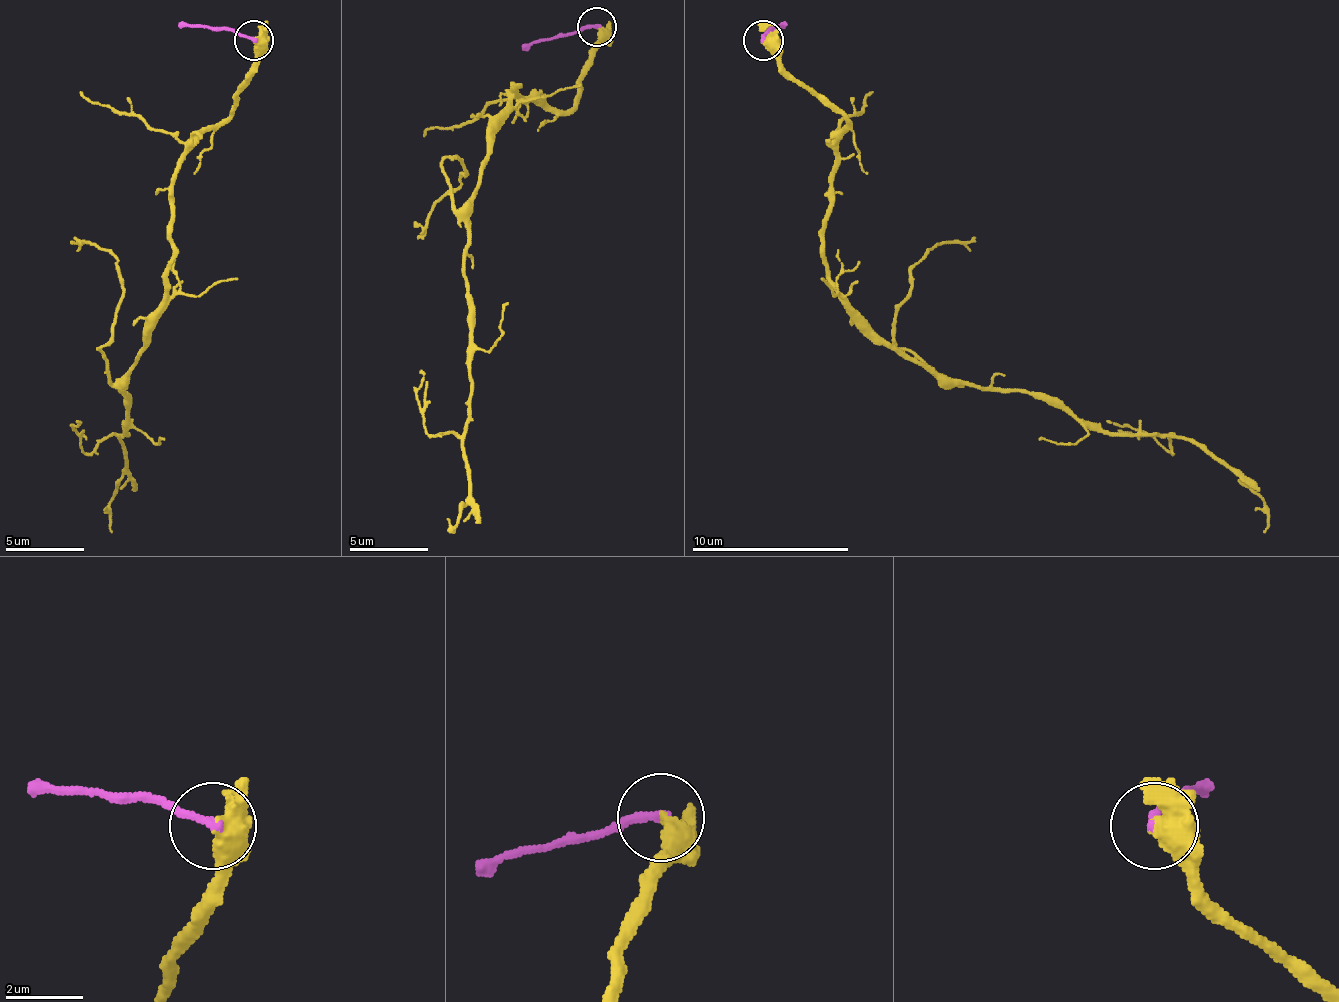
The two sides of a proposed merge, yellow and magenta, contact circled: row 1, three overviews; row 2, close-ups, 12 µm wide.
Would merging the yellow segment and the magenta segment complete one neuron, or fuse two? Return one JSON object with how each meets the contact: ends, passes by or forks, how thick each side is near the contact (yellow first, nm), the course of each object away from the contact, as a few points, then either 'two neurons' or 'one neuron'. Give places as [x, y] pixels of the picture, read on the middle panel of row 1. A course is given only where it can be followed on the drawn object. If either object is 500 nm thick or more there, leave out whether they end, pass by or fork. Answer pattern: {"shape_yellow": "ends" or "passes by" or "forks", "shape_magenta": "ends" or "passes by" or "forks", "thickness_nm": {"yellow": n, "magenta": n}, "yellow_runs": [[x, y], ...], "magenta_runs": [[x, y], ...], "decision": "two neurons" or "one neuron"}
{"thickness_nm": {"yellow": 600, "magenta": 240}, "yellow_runs": [[598, 27], [582, 94], [566, 110], [515, 86], [491, 138], [464, 248], [472, 370], [468, 504], [456, 528]], "magenta_runs": [[598, 27], [574, 35], [535, 39], [523, 51]], "decision": "one neuron"}

